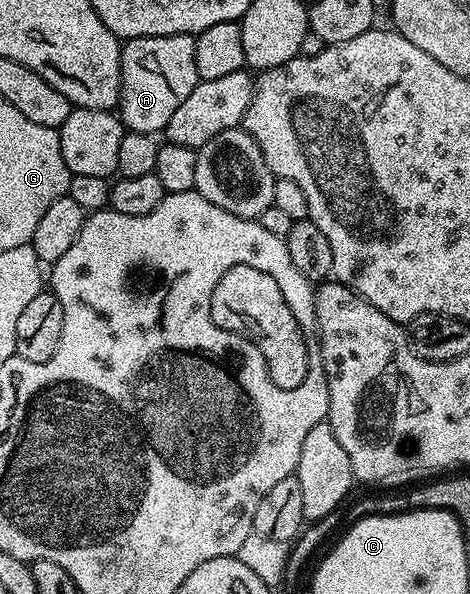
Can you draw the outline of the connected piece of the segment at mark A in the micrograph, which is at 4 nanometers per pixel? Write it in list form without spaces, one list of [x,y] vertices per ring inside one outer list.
[[[188,33],[166,37],[134,37],[121,47],[121,100],[119,116],[131,133],[160,134],[171,115],[198,83],[195,40]]]

